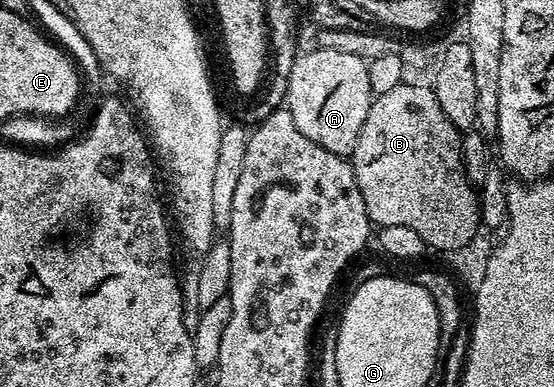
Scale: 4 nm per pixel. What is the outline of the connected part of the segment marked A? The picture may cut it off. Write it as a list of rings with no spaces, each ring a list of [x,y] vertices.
[[[336,49],[299,53],[295,55],[286,77],[284,106],[298,130],[330,153],[343,157],[351,155],[374,99],[369,86],[367,61]]]

